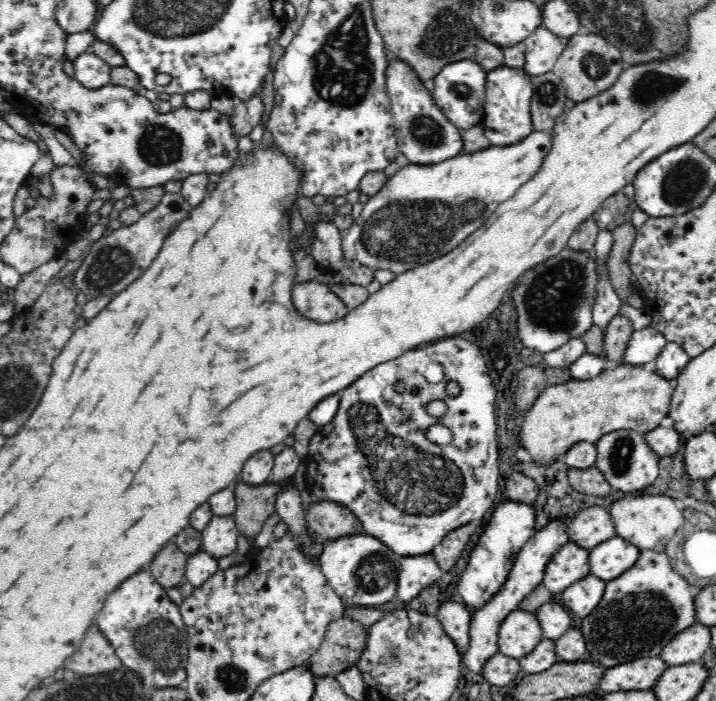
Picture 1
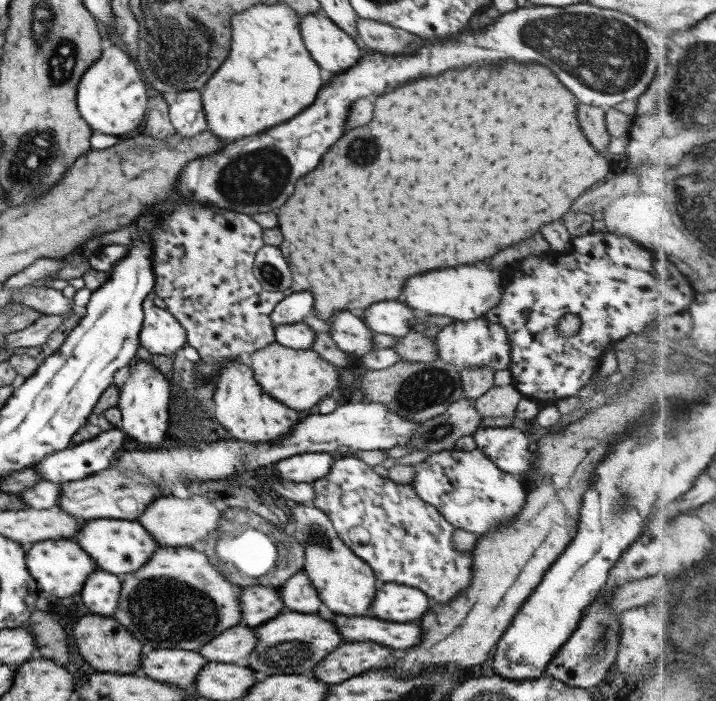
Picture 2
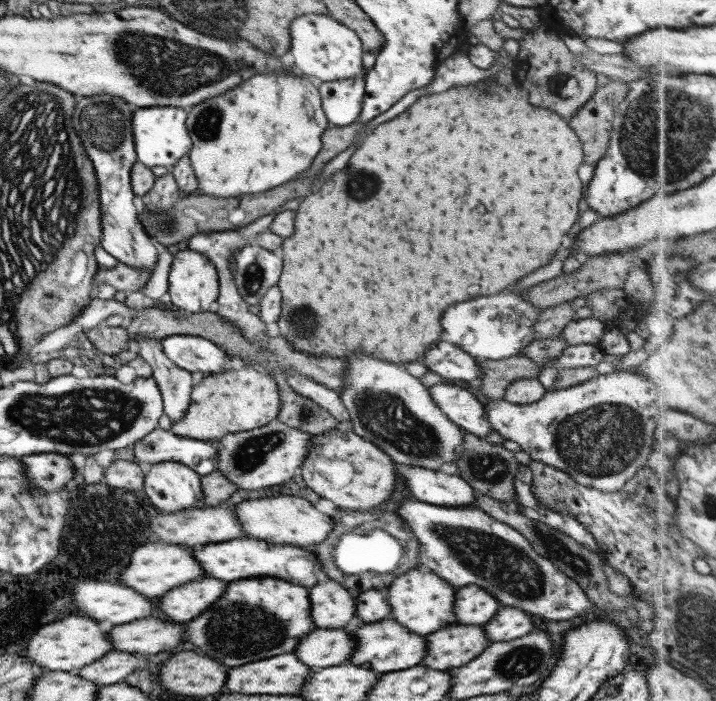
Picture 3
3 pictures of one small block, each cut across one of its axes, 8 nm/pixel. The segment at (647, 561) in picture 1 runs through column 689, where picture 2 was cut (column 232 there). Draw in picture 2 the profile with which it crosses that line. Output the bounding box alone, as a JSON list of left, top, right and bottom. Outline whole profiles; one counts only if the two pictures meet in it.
[114,547,242,654]

